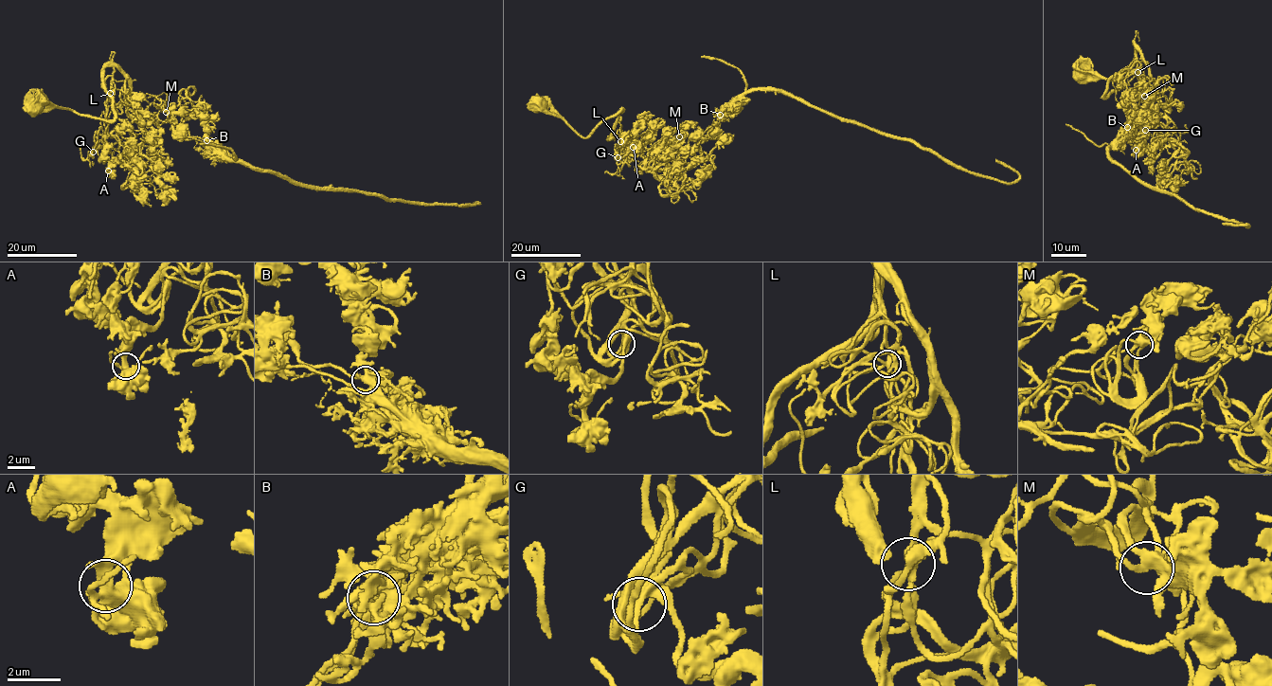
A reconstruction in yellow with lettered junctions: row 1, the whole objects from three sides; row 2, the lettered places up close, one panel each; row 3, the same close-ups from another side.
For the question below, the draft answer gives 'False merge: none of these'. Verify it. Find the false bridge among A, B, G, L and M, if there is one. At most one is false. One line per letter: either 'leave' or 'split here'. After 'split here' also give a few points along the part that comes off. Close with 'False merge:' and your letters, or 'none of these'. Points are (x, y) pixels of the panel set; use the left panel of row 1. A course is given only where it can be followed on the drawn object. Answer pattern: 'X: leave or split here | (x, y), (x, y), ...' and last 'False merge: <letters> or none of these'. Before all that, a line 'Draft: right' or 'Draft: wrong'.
Draft: wrong
A: leave
B: split here | (206, 140), (235, 161), (277, 172), (307, 187), (341, 188), (420, 204), (459, 207), (479, 203), (459, 205)
G: leave
L: leave
M: leave
False merge: B

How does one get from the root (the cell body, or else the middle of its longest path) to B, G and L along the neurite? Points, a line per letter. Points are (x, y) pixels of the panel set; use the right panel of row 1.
B: (1082, 73), (1124, 85), (1106, 97), (1106, 83), (1137, 56), (1139, 80), (1153, 81), (1164, 107), (1127, 127)
G: (1082, 73), (1124, 85), (1107, 97), (1106, 83), (1136, 55), (1143, 81), (1145, 130)
L: (1082, 73), (1092, 79), (1119, 81), (1124, 85), (1105, 97), (1106, 83), (1124, 70), (1135, 55), (1137, 72)

